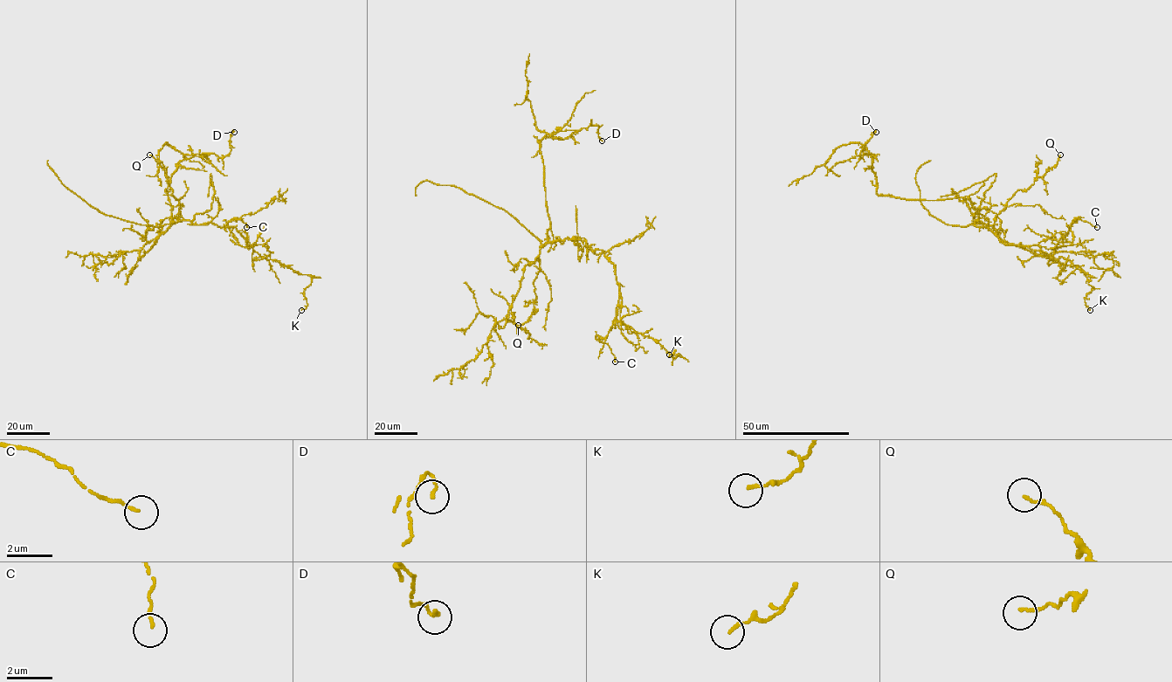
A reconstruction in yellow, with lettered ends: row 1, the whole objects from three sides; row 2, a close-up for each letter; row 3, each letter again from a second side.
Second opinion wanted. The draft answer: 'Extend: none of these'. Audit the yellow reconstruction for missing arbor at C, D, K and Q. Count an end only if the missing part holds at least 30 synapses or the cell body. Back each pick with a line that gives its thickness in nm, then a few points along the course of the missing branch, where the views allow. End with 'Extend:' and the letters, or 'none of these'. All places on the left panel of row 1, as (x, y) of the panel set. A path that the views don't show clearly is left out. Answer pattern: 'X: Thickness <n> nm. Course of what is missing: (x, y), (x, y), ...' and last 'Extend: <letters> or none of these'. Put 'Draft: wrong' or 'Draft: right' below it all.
Extend: none of these
Draft: right

